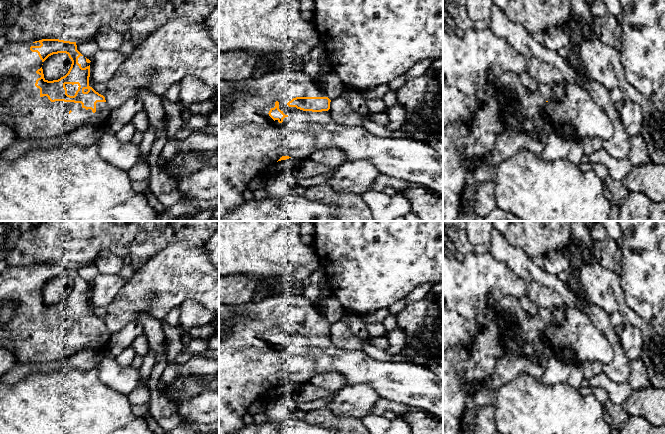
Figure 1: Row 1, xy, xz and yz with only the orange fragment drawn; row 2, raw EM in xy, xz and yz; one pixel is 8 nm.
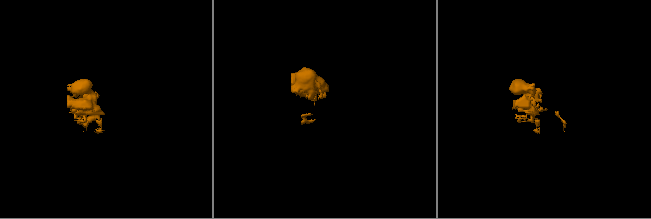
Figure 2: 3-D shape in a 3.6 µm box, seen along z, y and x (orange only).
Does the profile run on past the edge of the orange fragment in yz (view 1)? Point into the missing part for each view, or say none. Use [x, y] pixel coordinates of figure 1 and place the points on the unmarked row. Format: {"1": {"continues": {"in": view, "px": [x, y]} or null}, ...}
{"1": {"continues": null}}

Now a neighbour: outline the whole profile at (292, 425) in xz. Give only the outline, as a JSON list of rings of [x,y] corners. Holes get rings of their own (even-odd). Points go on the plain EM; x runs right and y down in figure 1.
[[[291,417],[277,423],[248,424],[233,434],[340,434],[339,430],[311,425],[304,418]]]

